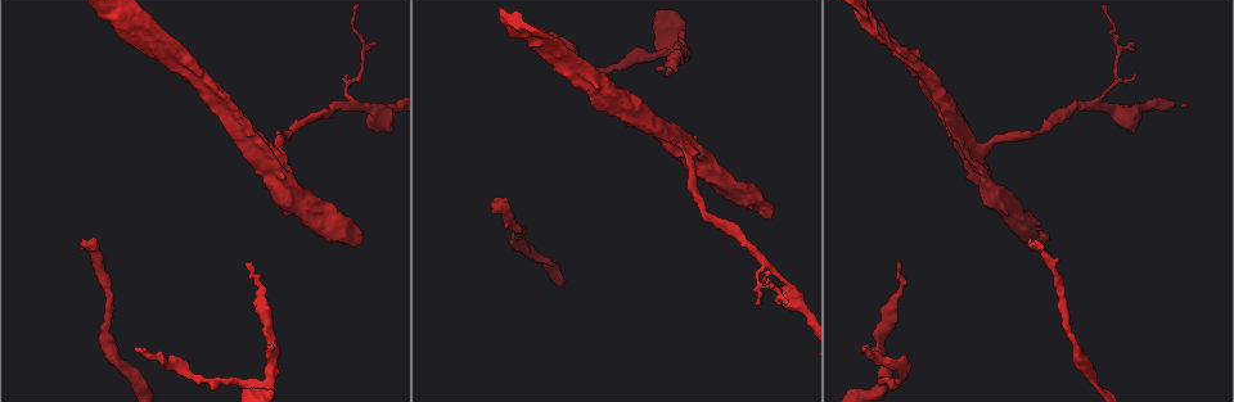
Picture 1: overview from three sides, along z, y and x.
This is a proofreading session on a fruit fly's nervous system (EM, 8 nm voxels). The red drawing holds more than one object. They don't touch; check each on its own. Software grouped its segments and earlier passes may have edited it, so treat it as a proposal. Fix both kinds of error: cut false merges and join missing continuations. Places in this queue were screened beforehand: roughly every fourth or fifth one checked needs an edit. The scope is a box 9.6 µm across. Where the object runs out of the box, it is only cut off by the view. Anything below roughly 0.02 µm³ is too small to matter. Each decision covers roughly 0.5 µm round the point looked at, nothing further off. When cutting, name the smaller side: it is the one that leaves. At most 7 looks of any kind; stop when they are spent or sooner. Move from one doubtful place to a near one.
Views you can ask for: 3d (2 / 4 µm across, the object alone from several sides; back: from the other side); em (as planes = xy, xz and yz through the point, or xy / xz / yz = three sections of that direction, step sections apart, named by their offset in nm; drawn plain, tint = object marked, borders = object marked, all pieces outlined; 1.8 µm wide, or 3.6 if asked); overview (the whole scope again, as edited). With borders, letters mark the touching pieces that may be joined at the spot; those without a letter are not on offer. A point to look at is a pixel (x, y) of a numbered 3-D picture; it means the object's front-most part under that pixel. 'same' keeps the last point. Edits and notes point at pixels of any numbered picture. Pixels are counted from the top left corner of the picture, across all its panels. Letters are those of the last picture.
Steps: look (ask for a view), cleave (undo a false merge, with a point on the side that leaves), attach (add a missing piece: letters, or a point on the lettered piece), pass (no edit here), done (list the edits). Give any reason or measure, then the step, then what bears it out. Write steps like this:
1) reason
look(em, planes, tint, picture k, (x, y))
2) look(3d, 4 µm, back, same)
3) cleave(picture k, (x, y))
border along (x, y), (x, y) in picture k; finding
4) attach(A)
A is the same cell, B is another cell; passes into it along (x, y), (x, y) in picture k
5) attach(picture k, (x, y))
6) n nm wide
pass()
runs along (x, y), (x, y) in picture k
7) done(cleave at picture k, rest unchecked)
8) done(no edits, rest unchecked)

closes a loop
look(em, planes, borders, picture 1, (976, 165))

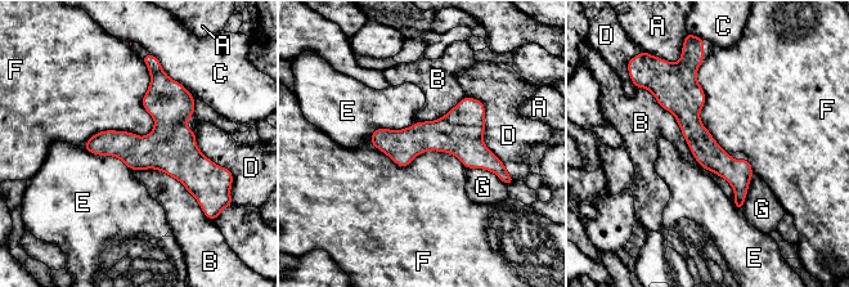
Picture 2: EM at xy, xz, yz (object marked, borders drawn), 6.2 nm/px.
180 nm wide; F touches over 650 nm
pass()
A, B, C, D, E, F and G are other cells; continuous, no second cell

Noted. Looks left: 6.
free end
look(3d, 4 µm, back, picture 1, (360, 236))

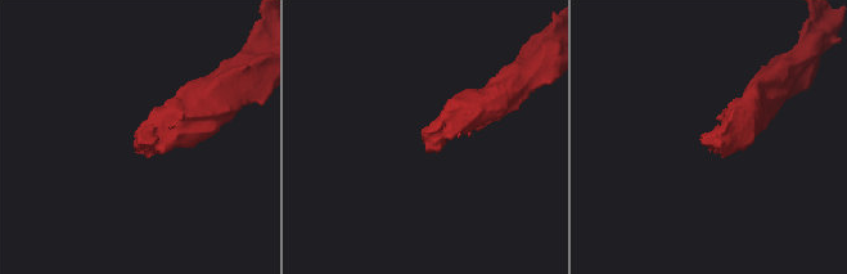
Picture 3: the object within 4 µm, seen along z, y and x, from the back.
look(em, planes, borders, picture 3, (139, 138))

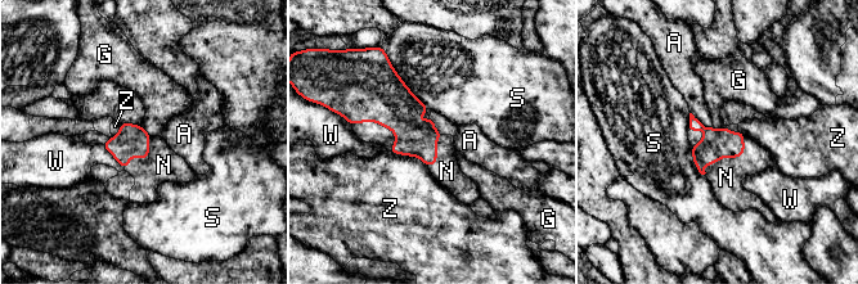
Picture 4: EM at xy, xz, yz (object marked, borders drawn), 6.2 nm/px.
S touches over 380 nm
attach(N)
N is the same cell, A, G, S, W and Z are other cells; passes into it along (717, 144), (728, 157), (726, 177) in picture 4; the cell continues

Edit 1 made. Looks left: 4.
three arms meet
look(em, planes, borders, picture 1, (270, 378))

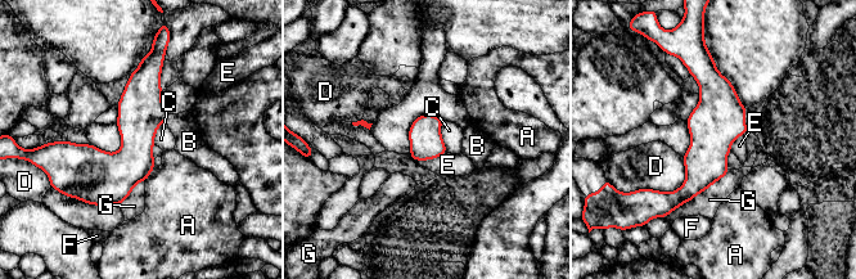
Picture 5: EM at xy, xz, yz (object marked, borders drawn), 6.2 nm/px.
attach(B)
B is the same cell, A, C, D, E, F and G are other cells; passes into it along (140, 111), (167, 118), (189, 142) in picture 5; the cell continues

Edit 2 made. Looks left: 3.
done(attach at picture 4, attach at picture 5, rest unchecked)

